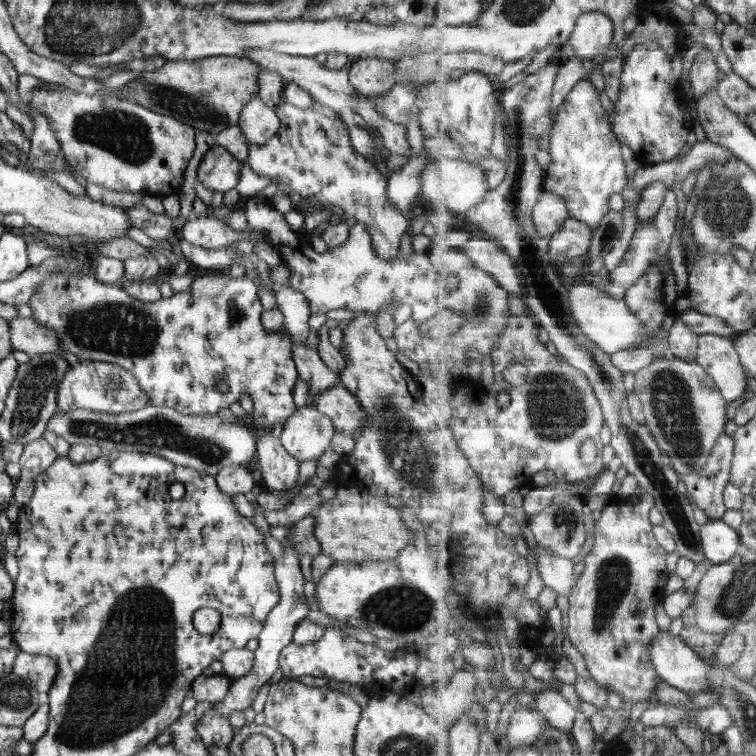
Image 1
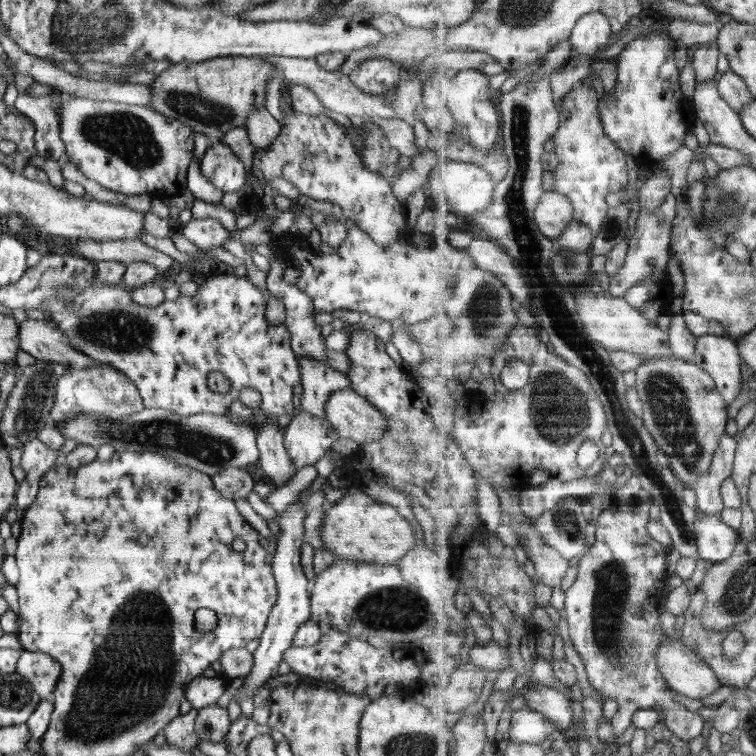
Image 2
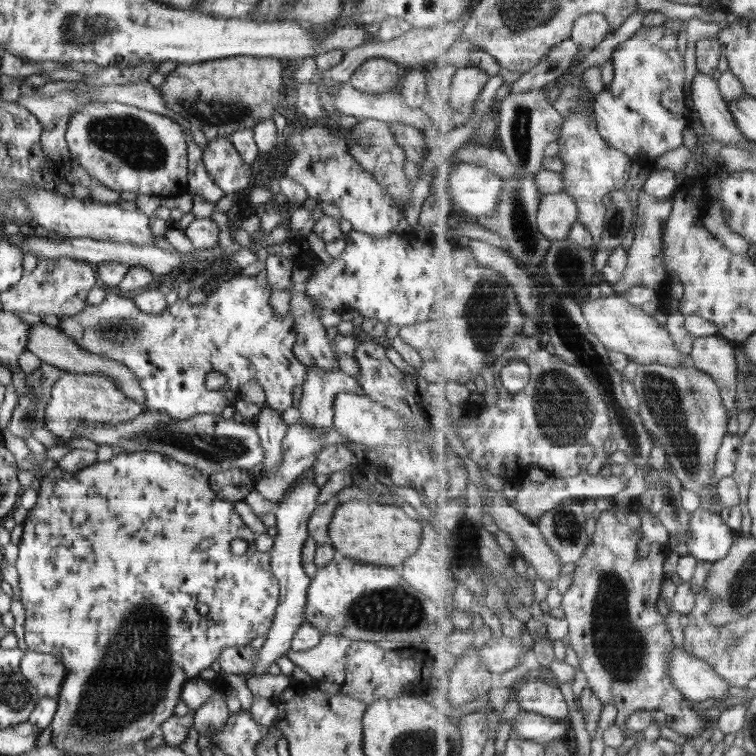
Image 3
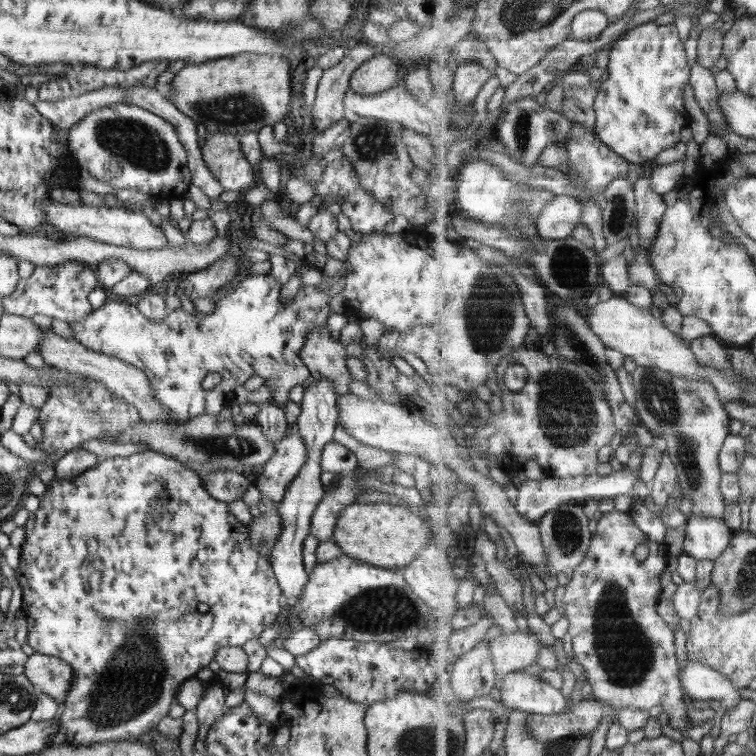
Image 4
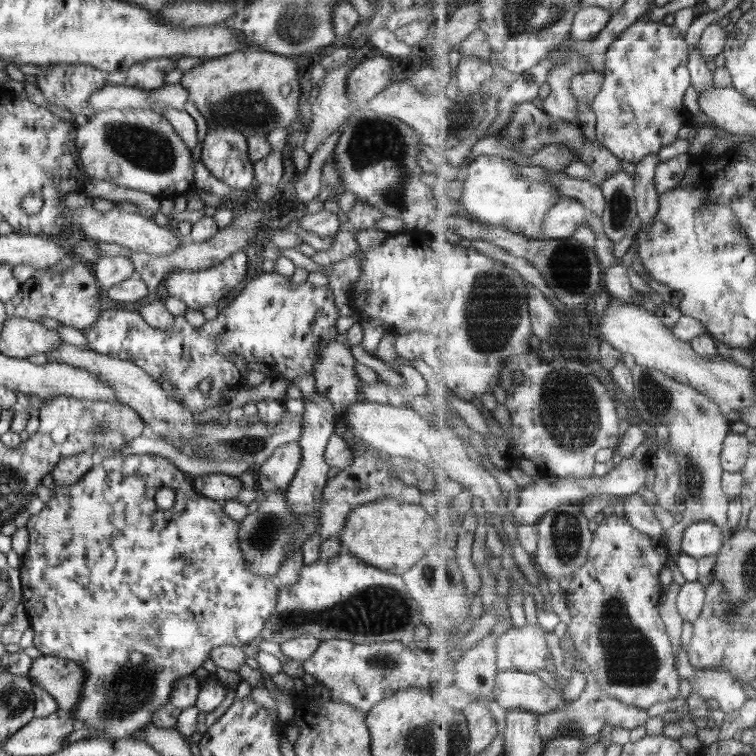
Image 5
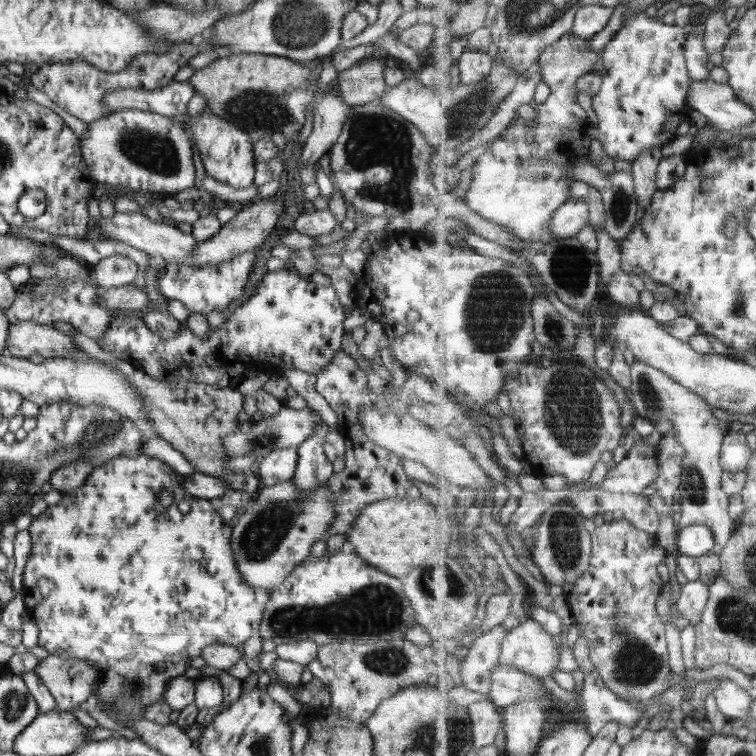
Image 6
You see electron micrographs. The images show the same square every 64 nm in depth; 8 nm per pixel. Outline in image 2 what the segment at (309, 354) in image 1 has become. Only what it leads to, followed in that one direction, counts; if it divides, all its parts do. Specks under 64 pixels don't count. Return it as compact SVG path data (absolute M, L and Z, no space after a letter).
M298 356L300 363L302 393L298 396L297 407L306 414L312 414L320 420L327 418L324 404L334 390L350 389L350 379L346 373L332 368L324 362Z

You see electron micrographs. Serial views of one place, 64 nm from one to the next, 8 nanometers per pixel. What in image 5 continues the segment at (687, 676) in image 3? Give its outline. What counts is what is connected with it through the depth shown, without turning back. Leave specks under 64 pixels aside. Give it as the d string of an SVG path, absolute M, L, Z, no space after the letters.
M697 668L691 685L694 691L702 694L705 699L714 701L726 713L740 710L750 700L744 682L739 681L728 670Z

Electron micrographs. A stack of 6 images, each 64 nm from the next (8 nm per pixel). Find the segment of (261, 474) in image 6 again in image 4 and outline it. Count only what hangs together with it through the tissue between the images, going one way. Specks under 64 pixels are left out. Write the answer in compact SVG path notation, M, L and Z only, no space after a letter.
M290 425L287 432L289 436L276 444L273 456L263 466L262 475L254 485L267 502L280 503L288 486L307 462L305 444L299 430Z

